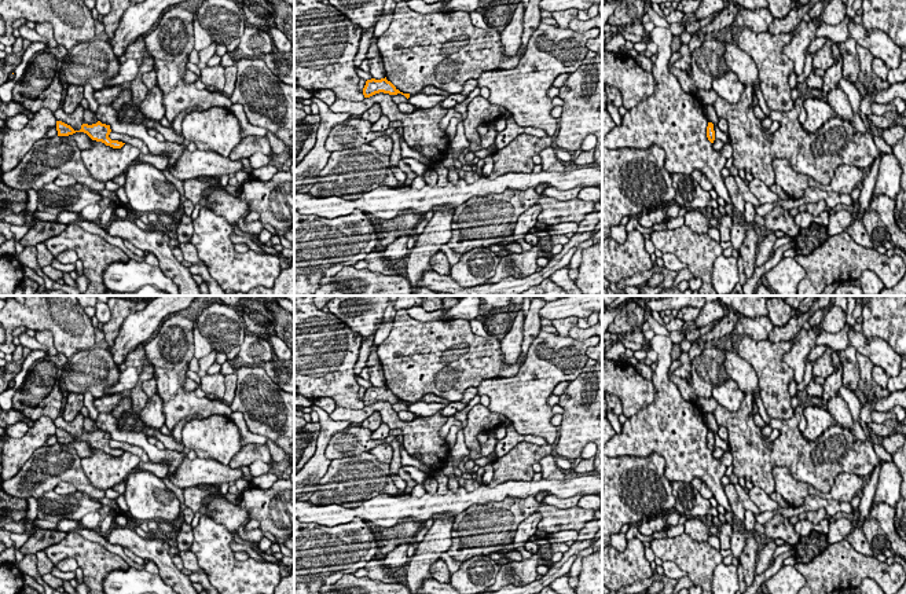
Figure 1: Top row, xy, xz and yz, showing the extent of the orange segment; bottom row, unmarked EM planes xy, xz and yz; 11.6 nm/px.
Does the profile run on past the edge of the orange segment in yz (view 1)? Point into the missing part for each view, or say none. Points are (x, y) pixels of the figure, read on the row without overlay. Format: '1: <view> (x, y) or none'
1: none

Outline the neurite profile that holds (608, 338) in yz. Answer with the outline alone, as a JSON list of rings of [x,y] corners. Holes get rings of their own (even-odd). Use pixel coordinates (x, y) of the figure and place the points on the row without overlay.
[[[606,331],[602,334],[602,351],[616,341],[621,341],[626,348],[632,351],[641,351],[643,346],[650,348],[650,342],[646,341],[642,331],[634,331],[626,336],[617,336]]]

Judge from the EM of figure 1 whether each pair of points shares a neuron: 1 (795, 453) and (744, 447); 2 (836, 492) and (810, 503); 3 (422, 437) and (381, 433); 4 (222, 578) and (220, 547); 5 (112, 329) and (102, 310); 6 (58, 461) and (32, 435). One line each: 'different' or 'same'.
1: same
2: different
3: different
4: same
5: different
6: different

